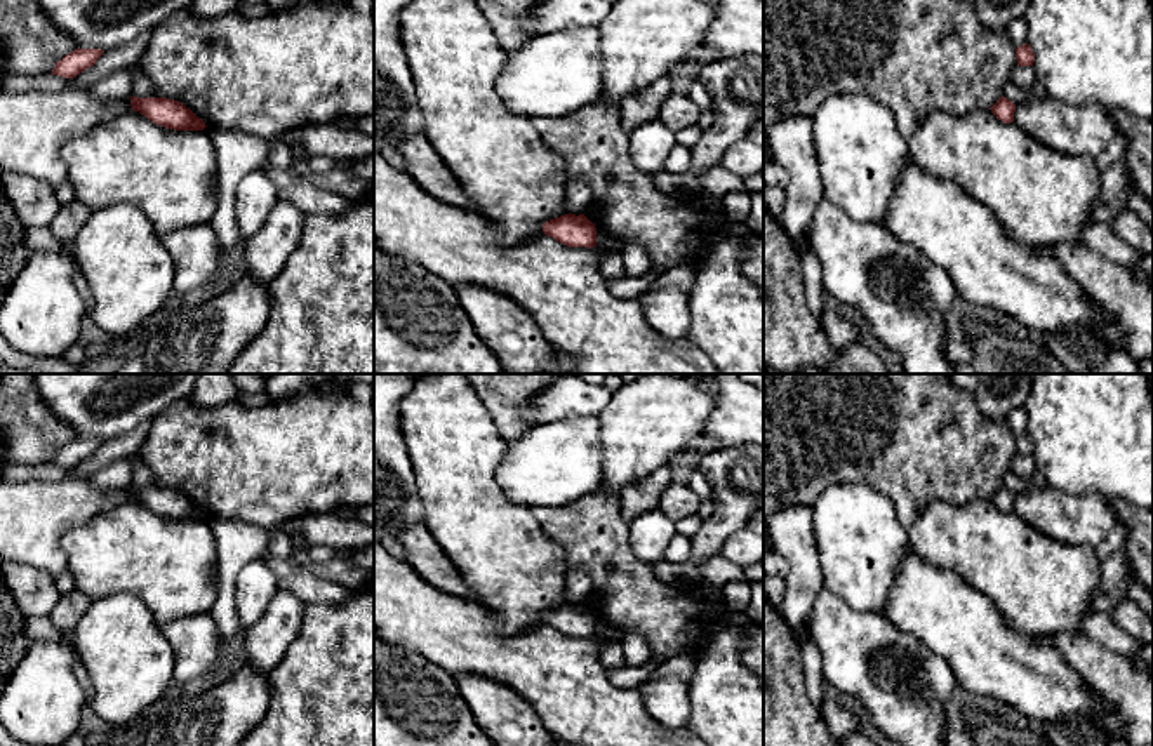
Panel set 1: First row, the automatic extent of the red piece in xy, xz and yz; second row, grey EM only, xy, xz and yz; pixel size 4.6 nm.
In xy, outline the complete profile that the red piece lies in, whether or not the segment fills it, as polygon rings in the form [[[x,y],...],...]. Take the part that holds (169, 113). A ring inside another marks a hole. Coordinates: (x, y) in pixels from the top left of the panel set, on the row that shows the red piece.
[[[134,97],[130,106],[148,120],[174,130],[203,130],[207,125],[183,103],[167,97]]]

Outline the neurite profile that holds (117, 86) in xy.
[[[117,70],[115,73],[104,77],[99,80],[92,89],[90,94],[97,101],[118,101],[118,99],[129,99],[132,96],[132,83],[134,75],[127,70]]]

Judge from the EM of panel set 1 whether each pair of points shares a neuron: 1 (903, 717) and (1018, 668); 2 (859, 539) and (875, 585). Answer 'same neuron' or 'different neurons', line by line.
1: different neurons
2: same neuron

